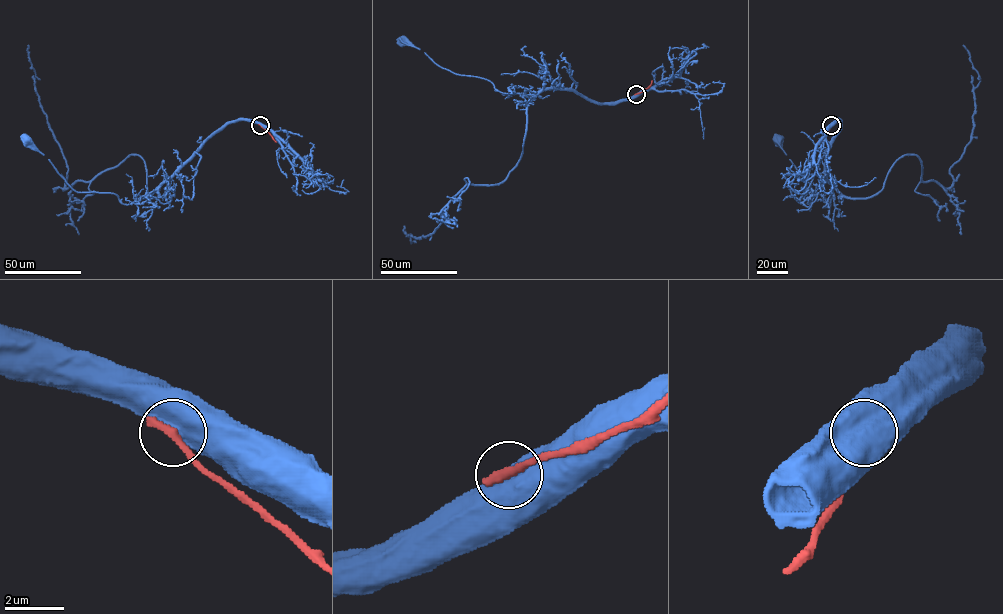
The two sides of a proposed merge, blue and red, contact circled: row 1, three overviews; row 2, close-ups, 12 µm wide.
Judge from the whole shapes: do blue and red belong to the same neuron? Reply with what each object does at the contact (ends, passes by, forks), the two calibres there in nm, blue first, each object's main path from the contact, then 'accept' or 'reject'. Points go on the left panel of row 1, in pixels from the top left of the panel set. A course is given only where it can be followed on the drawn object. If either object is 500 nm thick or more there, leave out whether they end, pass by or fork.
700 nm thick on the blue side, 360 nm on the other; blue runs (260, 125), (250, 120), (228, 122), (156, 189), (125, 204), (113, 193), (74, 190), (51, 161), (26, 140); red runs (260, 125), (276, 142); reject

